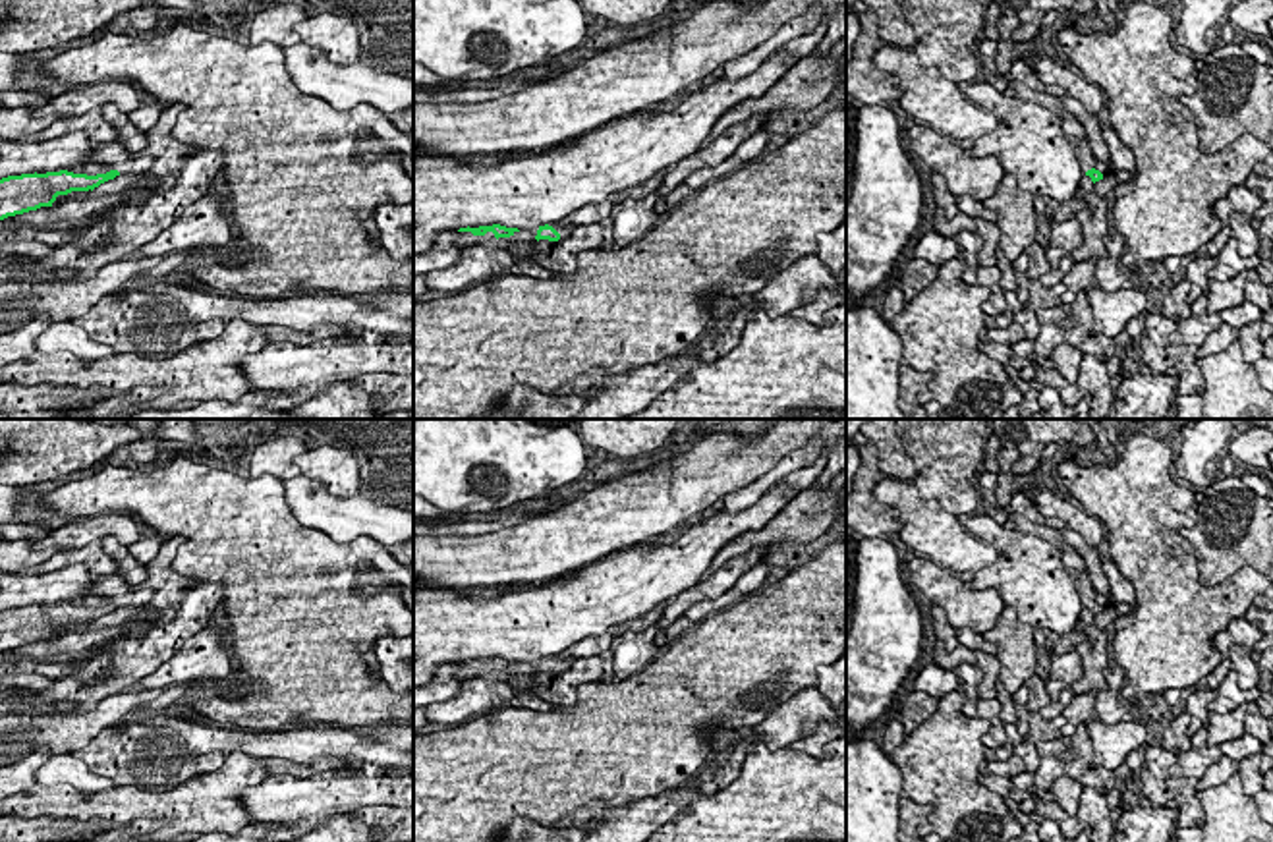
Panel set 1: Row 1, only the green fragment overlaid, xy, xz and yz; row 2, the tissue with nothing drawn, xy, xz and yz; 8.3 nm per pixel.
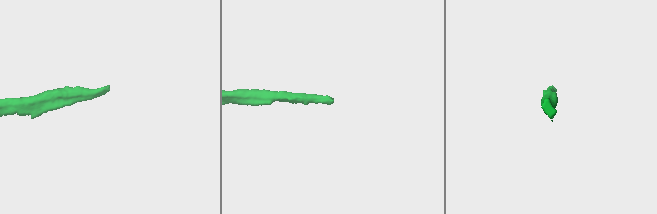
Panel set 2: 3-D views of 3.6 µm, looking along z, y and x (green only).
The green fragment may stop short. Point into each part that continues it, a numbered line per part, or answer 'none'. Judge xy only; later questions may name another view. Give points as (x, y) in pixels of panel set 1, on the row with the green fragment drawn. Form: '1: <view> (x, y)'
1: xy (113, 155)

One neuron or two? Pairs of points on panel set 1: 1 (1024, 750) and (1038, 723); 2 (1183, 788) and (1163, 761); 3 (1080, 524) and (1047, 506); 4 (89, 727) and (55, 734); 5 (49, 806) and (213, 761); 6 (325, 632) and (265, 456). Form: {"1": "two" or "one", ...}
{"1": "one", "2": "two", "3": "one", "4": "one", "5": "two", "6": "two"}

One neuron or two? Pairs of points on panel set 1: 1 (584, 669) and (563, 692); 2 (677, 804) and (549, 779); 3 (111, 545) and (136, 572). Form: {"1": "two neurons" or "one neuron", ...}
{"1": "one neuron", "2": "two neurons", "3": "one neuron"}

